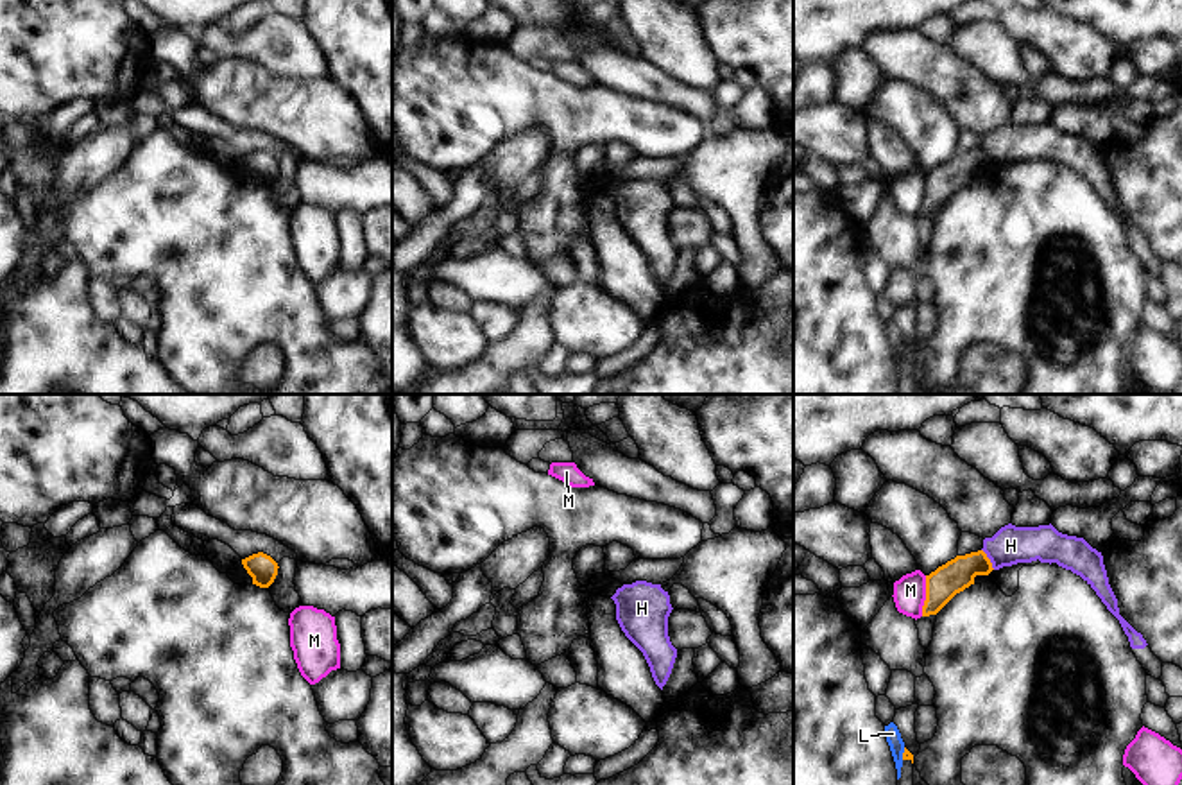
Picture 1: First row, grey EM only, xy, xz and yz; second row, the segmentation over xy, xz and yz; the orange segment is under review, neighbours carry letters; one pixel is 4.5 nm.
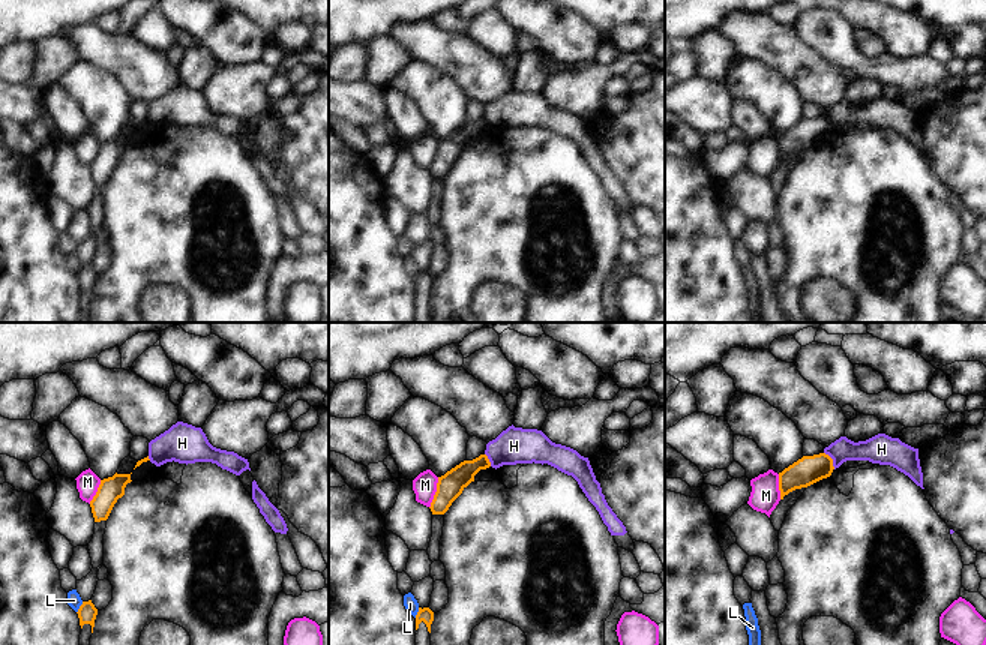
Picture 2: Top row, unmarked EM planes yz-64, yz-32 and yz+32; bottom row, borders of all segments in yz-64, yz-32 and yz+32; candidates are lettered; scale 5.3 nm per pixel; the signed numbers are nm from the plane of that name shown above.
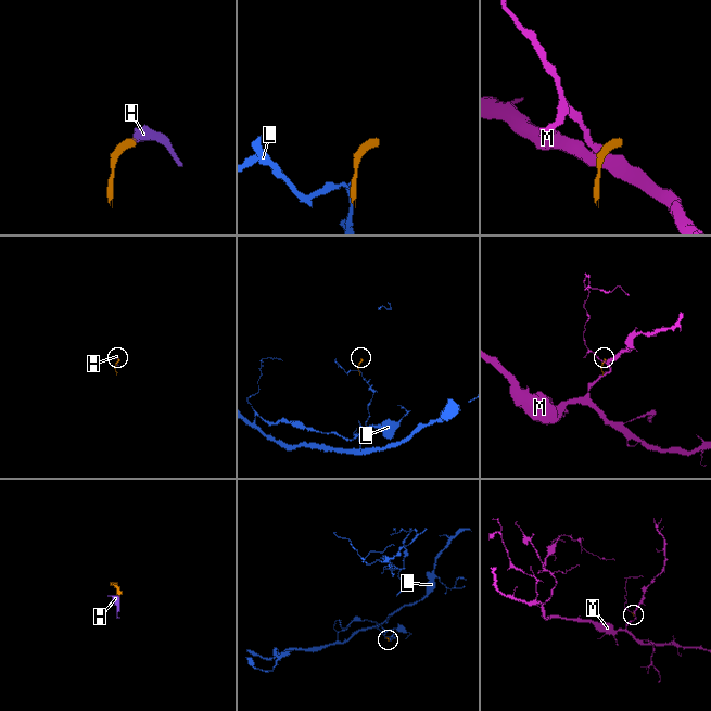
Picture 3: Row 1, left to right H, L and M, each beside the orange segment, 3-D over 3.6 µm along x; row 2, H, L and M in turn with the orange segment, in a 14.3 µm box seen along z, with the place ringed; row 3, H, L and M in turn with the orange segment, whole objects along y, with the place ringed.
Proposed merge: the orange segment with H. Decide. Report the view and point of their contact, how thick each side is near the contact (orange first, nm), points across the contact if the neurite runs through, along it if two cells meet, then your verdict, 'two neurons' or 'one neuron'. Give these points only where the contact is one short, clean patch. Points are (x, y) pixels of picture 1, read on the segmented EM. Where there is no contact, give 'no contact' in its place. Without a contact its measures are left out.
meets orange in yz at (989, 560); 150 nm thick on the orange side, 170 nm on the other; border along yz (982, 549), (994, 569); two neurons

